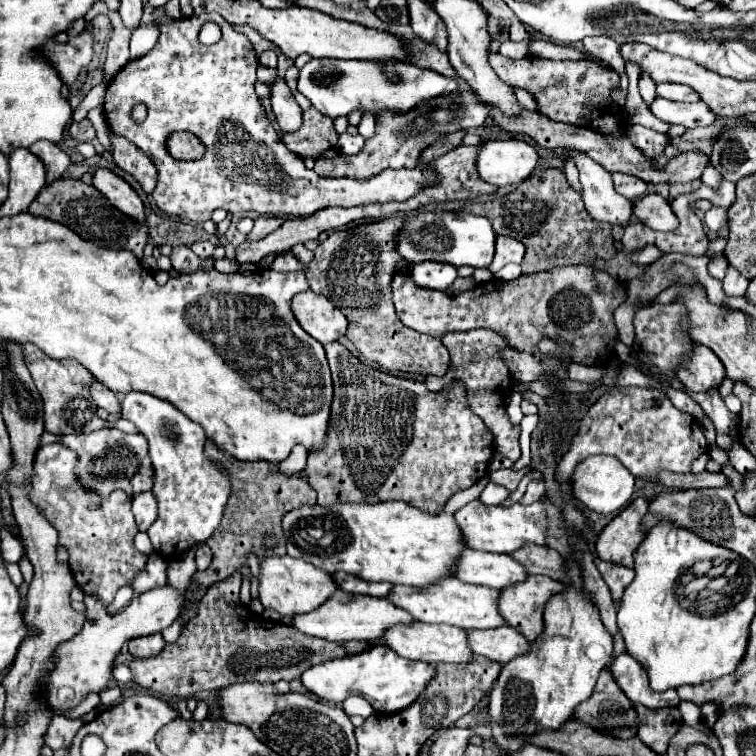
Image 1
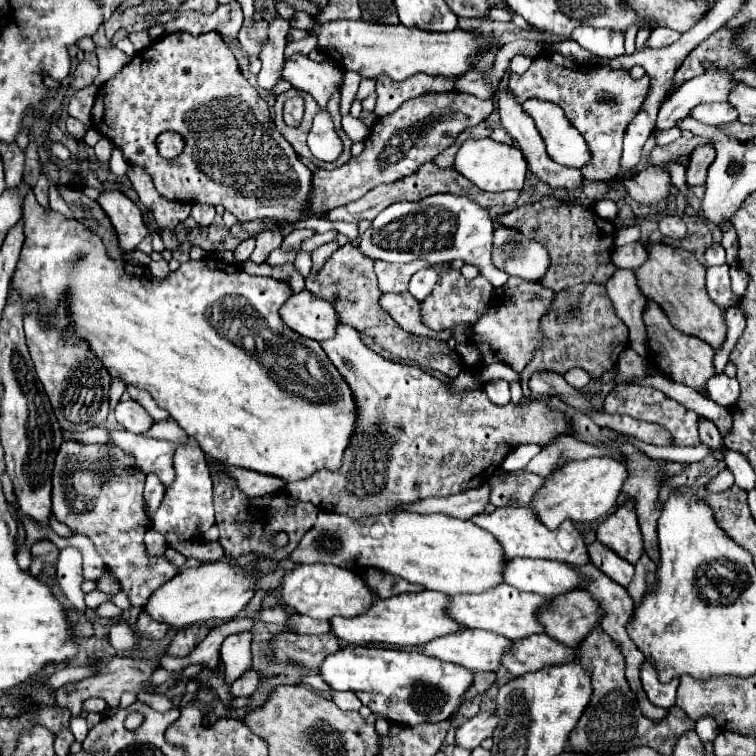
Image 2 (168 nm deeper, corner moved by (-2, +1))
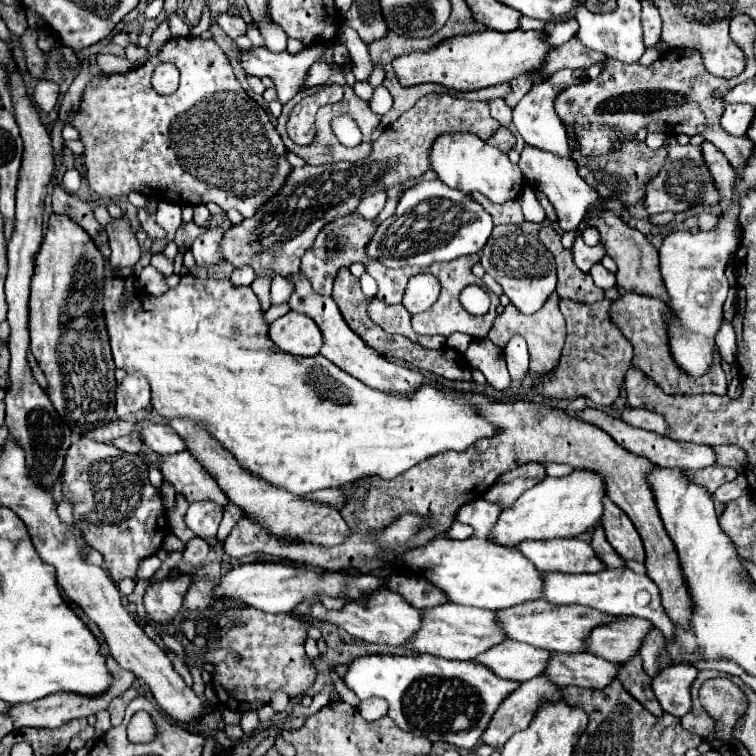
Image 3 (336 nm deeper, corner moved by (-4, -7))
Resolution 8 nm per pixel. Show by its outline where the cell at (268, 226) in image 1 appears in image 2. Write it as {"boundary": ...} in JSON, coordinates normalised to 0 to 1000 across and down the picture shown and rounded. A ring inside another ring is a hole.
{"boundary":[[[324,315],[324,317],[311,328],[311,333],[308,333],[308,344],[311,344],[313,349],[321,349],[324,344],[329,344],[329,339],[332,339],[335,328],[337,328],[337,317]]]}

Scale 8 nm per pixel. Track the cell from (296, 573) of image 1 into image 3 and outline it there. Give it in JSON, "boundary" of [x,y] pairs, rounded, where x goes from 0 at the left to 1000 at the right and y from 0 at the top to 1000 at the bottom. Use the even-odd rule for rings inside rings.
{"boundary":[[[499,783],[488,799],[472,799],[472,794],[459,794],[451,807],[433,807],[425,796],[411,799],[409,815],[422,823],[443,825],[446,831],[459,833],[464,841],[478,844],[483,849],[499,849],[499,852],[515,852],[520,857],[530,857],[538,844],[546,841],[546,836],[554,831],[554,807],[538,799],[525,783]]]}

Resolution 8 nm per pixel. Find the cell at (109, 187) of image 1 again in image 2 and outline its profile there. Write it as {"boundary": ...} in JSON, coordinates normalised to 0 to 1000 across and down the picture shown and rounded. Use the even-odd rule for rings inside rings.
{"boundary":[[[134,254],[131,259],[131,272],[136,280],[144,286],[155,315],[157,315],[157,328],[163,336],[179,331],[179,325],[197,312],[197,302],[189,294],[187,278],[173,267],[165,257],[160,254]]]}

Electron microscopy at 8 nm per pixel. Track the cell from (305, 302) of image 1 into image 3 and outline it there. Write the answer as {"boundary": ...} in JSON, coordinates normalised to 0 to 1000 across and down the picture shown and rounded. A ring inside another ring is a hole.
{"boundary":[[[388,410],[358,429],[356,444],[374,466],[388,471],[417,471],[427,455],[425,437],[414,429],[414,421]]]}

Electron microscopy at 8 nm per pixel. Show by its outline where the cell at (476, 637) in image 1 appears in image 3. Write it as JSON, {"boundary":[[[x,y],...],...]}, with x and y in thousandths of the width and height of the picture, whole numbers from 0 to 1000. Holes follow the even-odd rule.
{"boundary":[[[726,862],[726,876],[718,889],[737,907],[771,907],[771,910],[800,910],[816,894],[816,881],[798,870],[776,862]]]}

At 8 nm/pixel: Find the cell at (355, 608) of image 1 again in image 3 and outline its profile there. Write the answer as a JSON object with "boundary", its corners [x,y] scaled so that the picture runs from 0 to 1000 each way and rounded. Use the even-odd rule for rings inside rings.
{"boundary":[[[589,796],[589,799],[581,799],[578,804],[557,807],[557,836],[552,836],[552,841],[546,841],[546,847],[541,847],[541,852],[536,854],[557,865],[573,865],[591,873],[623,873],[631,865],[642,862],[644,857],[665,847],[668,841],[657,831],[652,807],[604,802],[599,796]]]}

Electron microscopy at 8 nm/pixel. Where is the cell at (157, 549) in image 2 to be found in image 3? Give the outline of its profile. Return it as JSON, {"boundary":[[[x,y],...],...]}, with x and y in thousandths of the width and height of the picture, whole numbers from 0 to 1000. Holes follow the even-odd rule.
{"boundary":[[[202,733],[187,743],[181,754],[181,765],[200,765],[210,751],[213,751],[213,741],[208,738],[208,733]]]}

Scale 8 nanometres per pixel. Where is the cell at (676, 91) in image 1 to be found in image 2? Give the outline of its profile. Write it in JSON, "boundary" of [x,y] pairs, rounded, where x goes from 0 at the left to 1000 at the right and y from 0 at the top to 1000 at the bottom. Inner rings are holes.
{"boundary":[[[933,95],[909,106],[877,135],[869,153],[869,169],[890,169],[925,138],[959,135],[972,111],[975,106],[967,103],[962,95]]]}

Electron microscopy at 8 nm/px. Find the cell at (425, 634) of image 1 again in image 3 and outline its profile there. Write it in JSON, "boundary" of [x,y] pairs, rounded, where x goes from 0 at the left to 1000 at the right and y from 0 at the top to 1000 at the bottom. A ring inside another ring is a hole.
{"boundary":[[[668,847],[647,857],[647,862],[636,862],[636,868],[628,868],[623,876],[642,878],[655,894],[663,894],[668,899],[694,902],[718,892],[724,870],[724,860],[705,857],[692,849]]]}

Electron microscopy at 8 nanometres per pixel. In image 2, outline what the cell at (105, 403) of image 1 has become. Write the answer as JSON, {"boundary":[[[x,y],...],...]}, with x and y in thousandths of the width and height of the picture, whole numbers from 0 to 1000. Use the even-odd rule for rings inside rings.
{"boundary":[[[160,529],[152,537],[152,553],[165,569],[176,574],[192,574],[205,561],[200,548],[179,529]]]}

